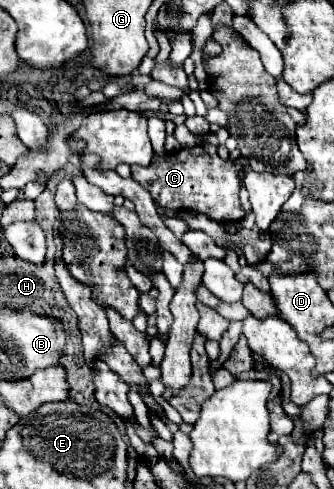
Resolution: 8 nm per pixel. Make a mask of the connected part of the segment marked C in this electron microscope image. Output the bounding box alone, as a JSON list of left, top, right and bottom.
[131,142,245,224]

